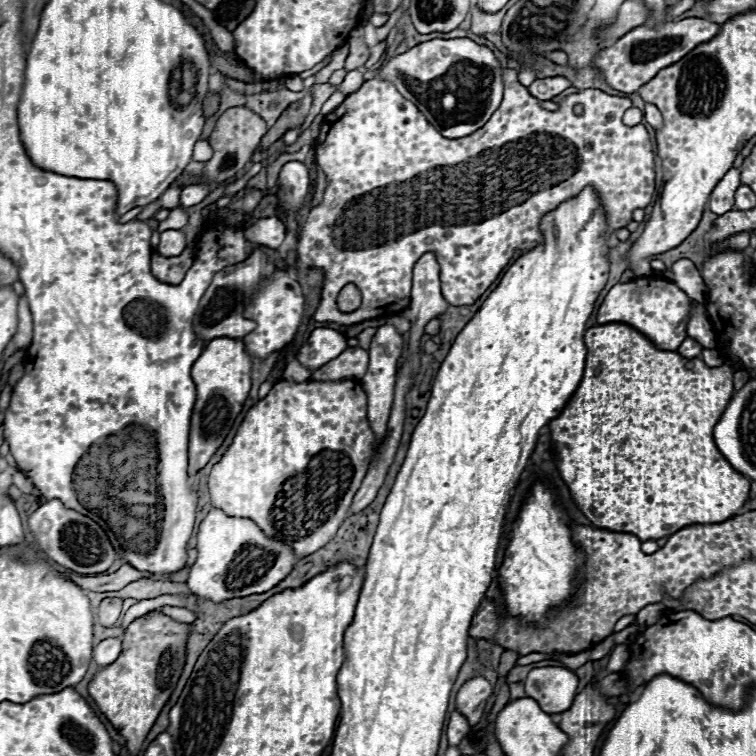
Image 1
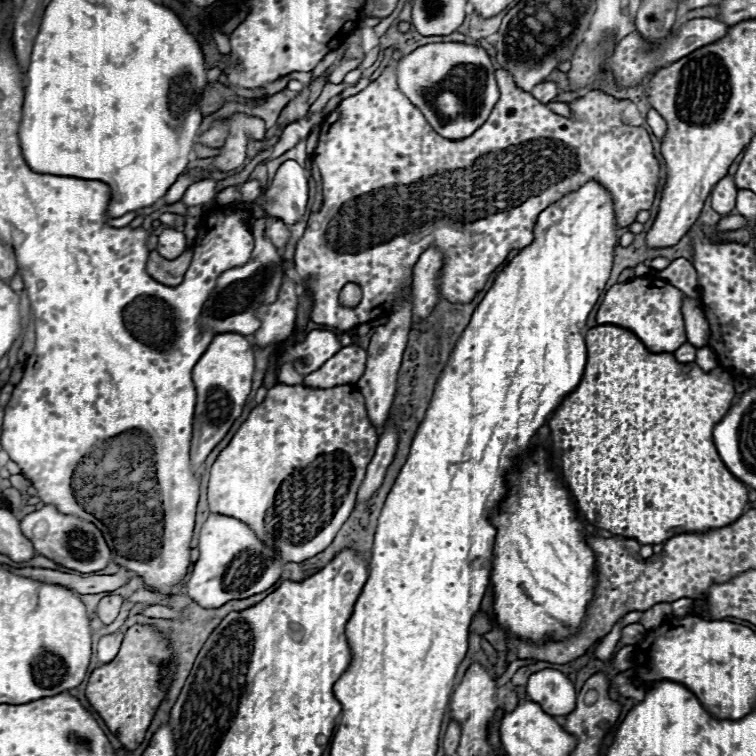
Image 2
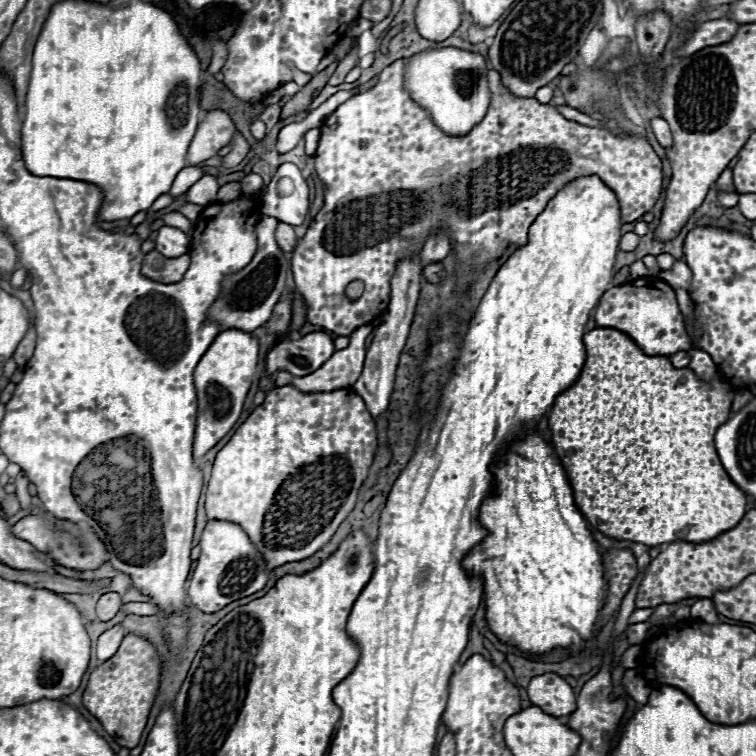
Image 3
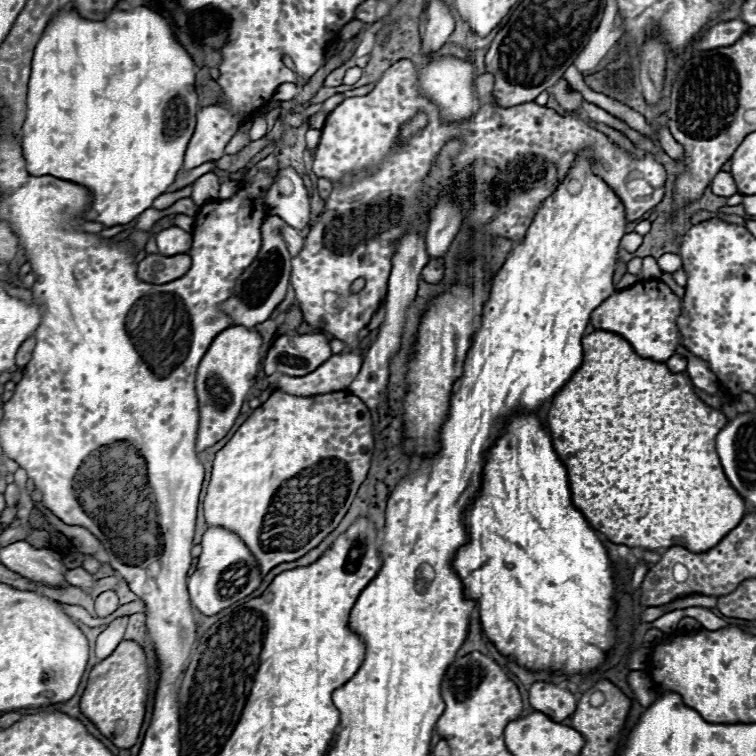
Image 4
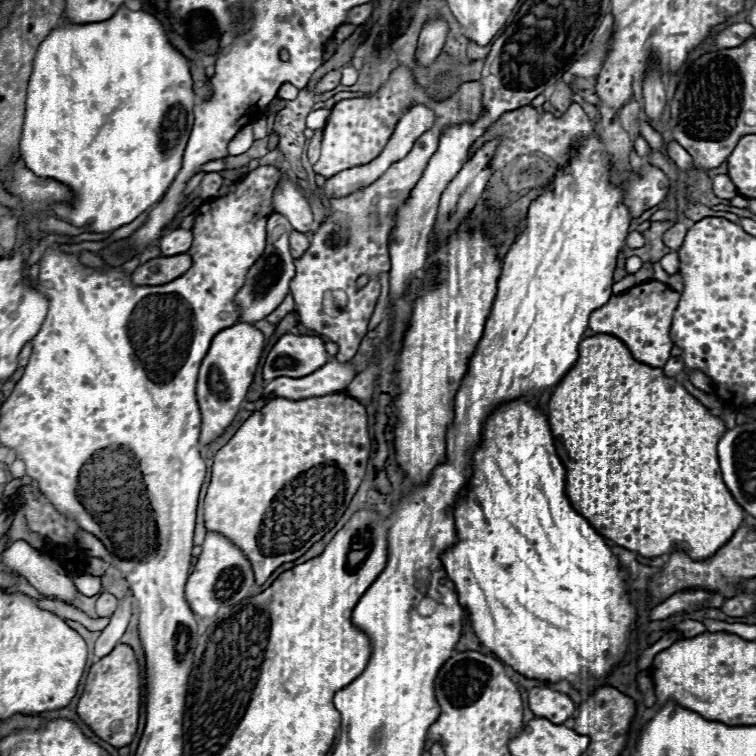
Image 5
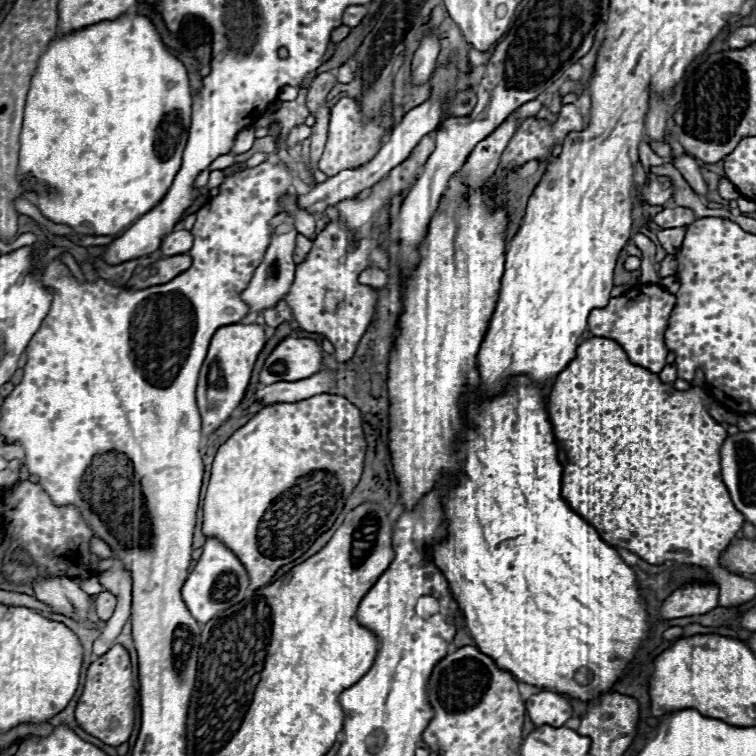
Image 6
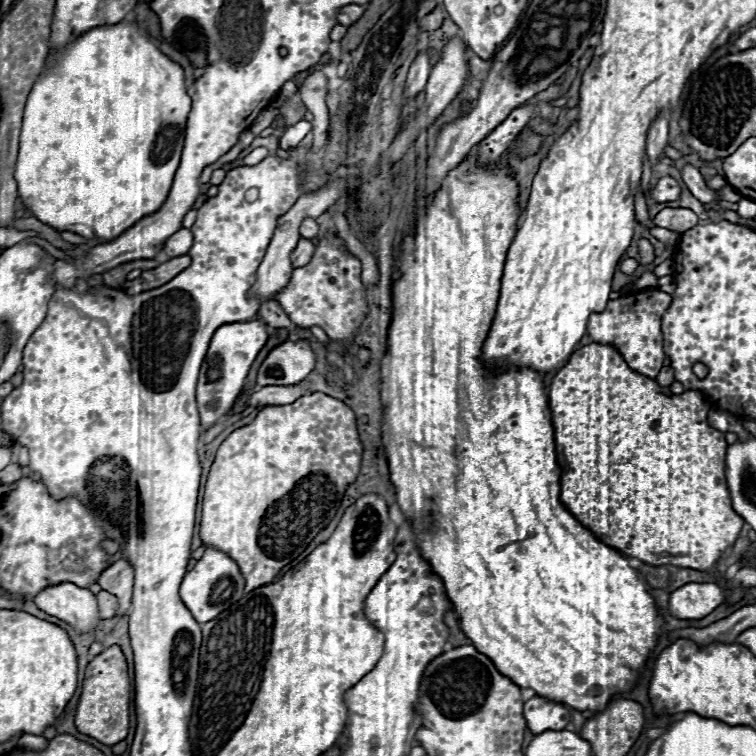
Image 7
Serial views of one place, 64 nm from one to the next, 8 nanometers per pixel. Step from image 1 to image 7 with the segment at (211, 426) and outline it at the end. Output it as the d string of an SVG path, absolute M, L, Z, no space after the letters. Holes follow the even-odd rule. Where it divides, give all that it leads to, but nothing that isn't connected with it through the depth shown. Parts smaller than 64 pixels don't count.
M252 320L252 322L232 322L220 326L210 342L208 354L202 362L200 368L200 378L198 378L198 388L196 388L196 402L198 402L198 412L202 418L202 428L212 426L218 418L222 418L238 398L244 380L248 376L248 370L262 350L262 346L268 340L266 324L262 320Z

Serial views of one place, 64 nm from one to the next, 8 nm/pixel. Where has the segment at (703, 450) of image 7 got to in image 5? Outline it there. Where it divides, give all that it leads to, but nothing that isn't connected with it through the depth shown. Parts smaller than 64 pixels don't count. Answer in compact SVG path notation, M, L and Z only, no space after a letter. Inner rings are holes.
M596 334L590 338L584 338L580 342L580 358L578 362L562 376L560 384L554 388L550 402L548 402L548 422L554 434L554 444L558 450L558 456L566 468L566 496L570 498L574 510L582 514L604 538L612 540L614 544L638 552L644 558L656 558L672 552L684 552L692 560L708 560L722 548L732 534L740 528L744 520L744 510L736 504L732 498L730 490L726 488L718 464L718 454L716 454L716 444L720 436L724 436L726 426L718 416L712 416L706 406L700 404L698 398L694 398L690 392L686 392L676 378L664 378L662 368L650 368L642 362L636 362L630 354L630 350L614 336L610 334Z

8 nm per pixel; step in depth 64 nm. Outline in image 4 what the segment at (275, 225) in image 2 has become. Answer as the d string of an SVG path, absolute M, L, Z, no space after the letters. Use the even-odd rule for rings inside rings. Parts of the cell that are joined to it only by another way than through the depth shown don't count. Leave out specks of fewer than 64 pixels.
M286 226L286 228L282 230L282 236L284 236L284 240L286 240L286 246L288 246L290 254L292 254L292 256L298 256L300 250L304 248L304 238L302 238L294 228L290 228L290 226Z

